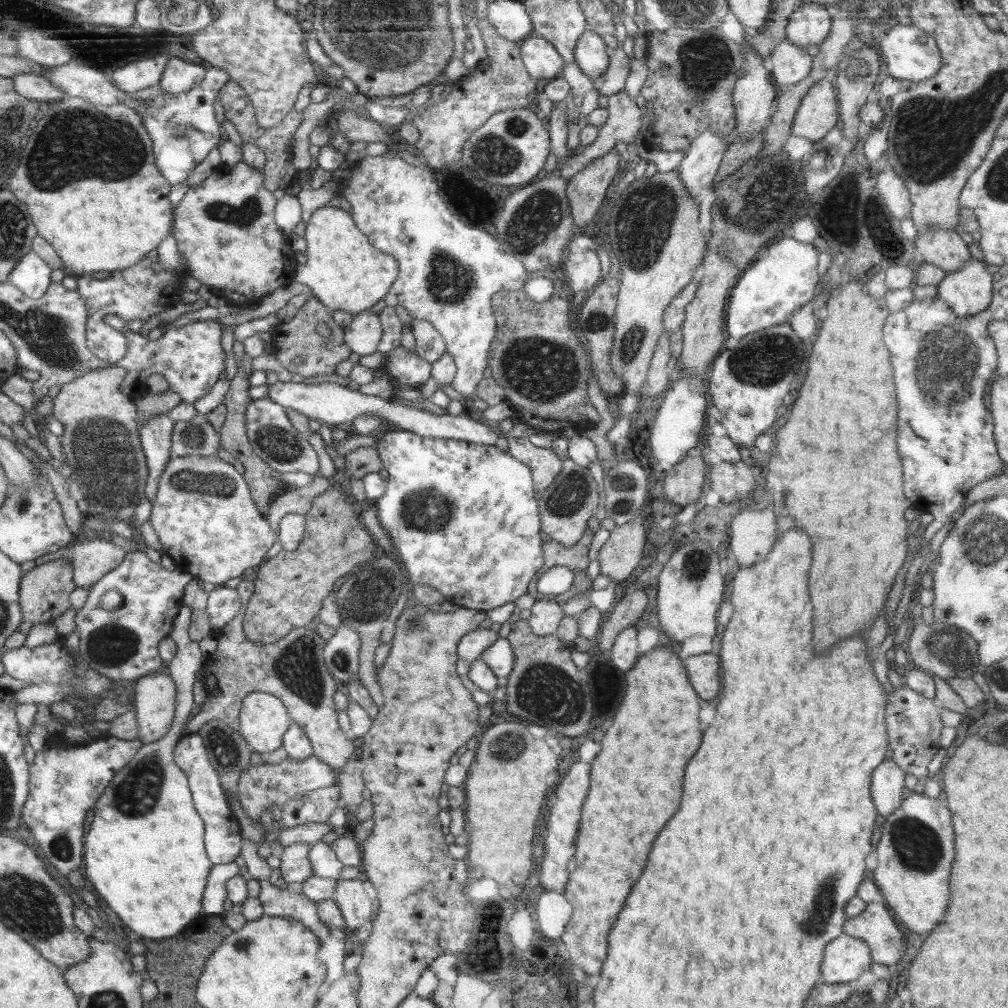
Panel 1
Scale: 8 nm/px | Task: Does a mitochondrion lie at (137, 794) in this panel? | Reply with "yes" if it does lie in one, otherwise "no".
yes

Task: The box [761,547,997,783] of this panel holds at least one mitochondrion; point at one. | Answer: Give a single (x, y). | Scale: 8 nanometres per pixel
(951, 647)

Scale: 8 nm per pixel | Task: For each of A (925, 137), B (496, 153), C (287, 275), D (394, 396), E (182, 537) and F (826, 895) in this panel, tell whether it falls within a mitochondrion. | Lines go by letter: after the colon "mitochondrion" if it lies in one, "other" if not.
A: mitochondrion
B: mitochondrion
C: other
D: other
E: other
F: mitochondrion

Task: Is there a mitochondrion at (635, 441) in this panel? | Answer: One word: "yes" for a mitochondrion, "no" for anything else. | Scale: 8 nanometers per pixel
no

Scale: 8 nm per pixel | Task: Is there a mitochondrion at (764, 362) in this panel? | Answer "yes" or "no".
yes

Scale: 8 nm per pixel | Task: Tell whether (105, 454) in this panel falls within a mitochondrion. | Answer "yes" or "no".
yes

